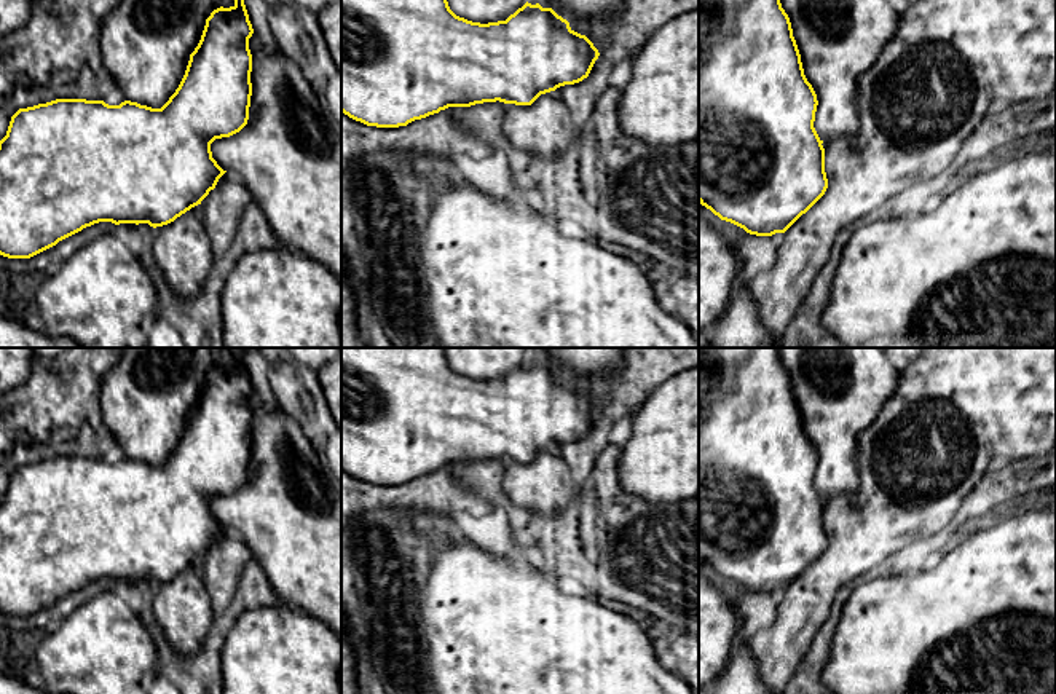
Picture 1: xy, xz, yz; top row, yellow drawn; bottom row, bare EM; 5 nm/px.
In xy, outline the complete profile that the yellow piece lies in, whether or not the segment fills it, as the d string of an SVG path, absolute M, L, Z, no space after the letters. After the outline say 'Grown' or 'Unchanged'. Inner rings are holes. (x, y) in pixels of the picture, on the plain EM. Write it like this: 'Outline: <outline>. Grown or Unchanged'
Outline: M249 348L228 349L234 362L220 364L206 377L182 439L161 466L131 458L108 463L104 458L56 456L19 466L11 474L0 498L0 613L30 616L99 579L163 584L201 562L215 546L227 528L212 515L211 501L247 482L252 453L249 396L254 386L244 362Z. Unchanged

